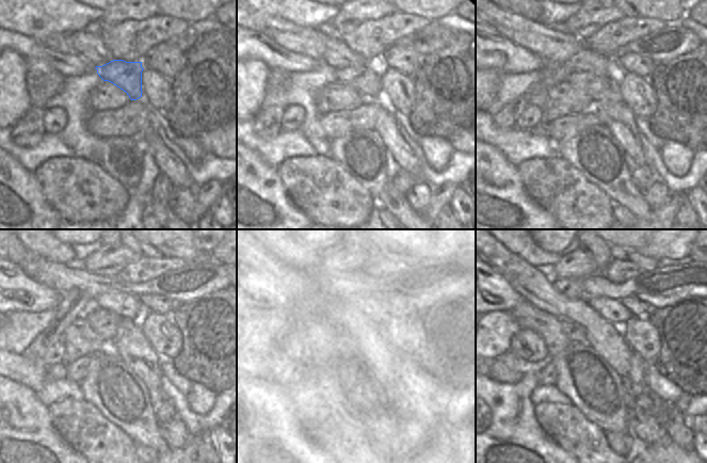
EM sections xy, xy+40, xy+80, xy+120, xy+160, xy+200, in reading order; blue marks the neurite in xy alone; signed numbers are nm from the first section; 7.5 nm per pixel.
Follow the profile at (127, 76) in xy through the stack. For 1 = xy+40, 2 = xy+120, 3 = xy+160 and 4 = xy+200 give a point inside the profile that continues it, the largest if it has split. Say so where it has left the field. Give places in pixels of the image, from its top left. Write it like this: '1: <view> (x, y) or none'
1: xy+40 (366, 79)
2: xy+120 (105, 322)
3: xy+160 (339, 329)
4: xy+200 (575, 333)

